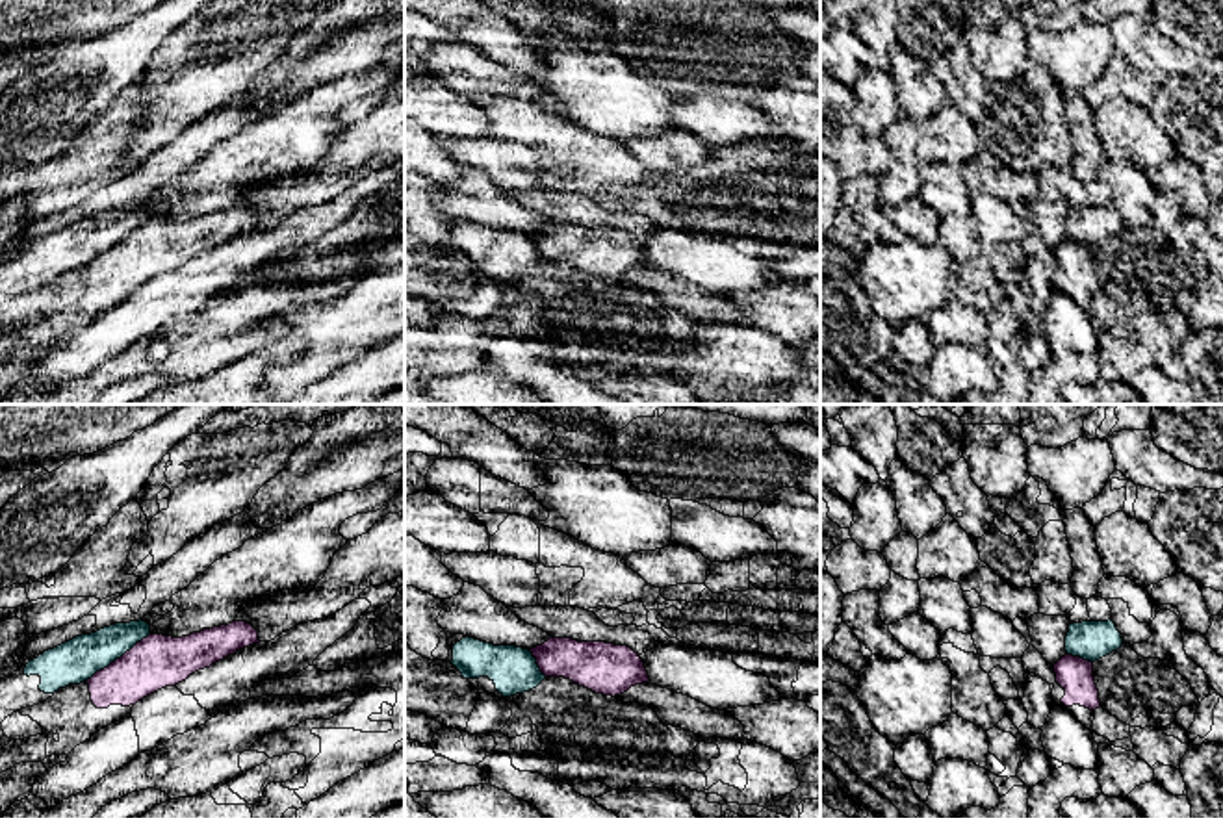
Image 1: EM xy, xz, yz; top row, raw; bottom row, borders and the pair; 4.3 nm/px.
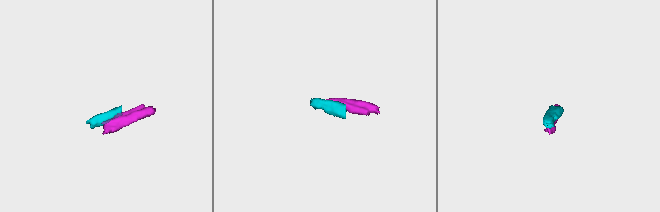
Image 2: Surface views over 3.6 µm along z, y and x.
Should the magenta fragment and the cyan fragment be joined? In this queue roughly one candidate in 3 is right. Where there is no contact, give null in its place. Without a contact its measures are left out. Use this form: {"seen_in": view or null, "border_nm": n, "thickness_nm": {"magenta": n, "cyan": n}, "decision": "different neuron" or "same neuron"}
{"seen_in": "xy", "border_nm": 340, "thickness_nm": {"magenta": 220, "cyan": 190}, "decision": "different neuron"}

